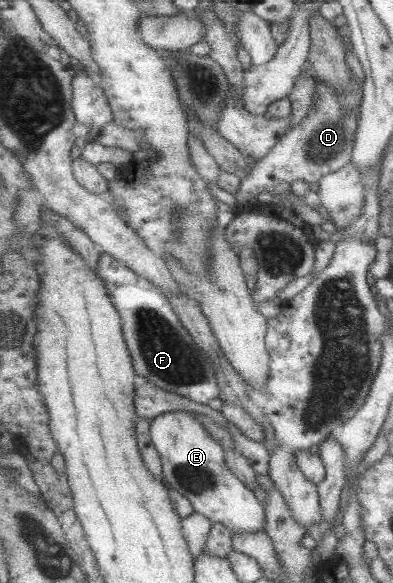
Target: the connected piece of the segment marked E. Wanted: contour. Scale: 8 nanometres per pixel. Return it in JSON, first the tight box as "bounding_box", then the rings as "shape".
{"bounding_box":[151,410,267,534],"shape":[[[184,410],[165,413],[153,419],[151,435],[161,455],[164,475],[174,489],[192,502],[195,512],[210,517],[215,524],[227,526],[236,534],[260,534],[267,529],[267,507],[258,499],[256,491],[231,471],[224,444],[198,417]]]}

